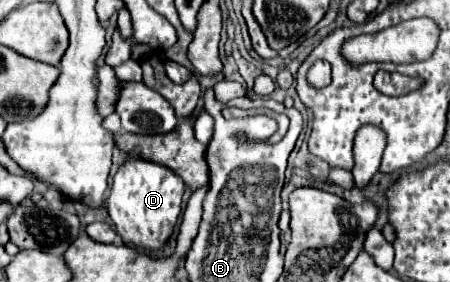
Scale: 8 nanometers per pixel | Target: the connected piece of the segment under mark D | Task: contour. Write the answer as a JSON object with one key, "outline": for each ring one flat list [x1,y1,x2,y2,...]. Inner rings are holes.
{"outline":[[128,158,116,172,110,196,106,200,106,210,116,224,116,232,134,248,142,250,158,250,172,236,172,228,180,214,180,204,184,196,184,182,176,176,174,170,144,160,144,158]]}

